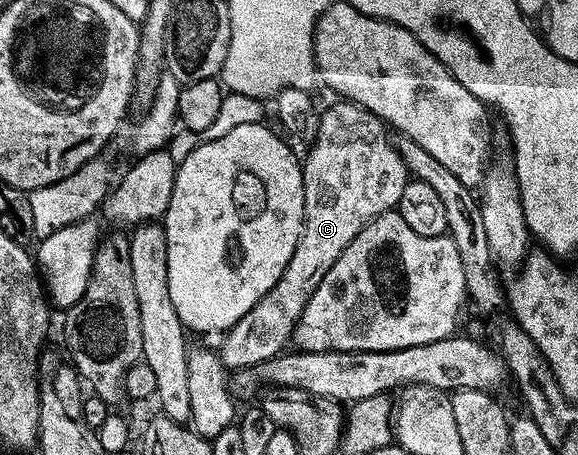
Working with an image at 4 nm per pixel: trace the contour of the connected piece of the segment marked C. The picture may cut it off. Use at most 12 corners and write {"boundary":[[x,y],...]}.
{"boundary":[[339,102],[303,165],[289,266],[217,355],[251,370],[409,179],[388,129]]}

